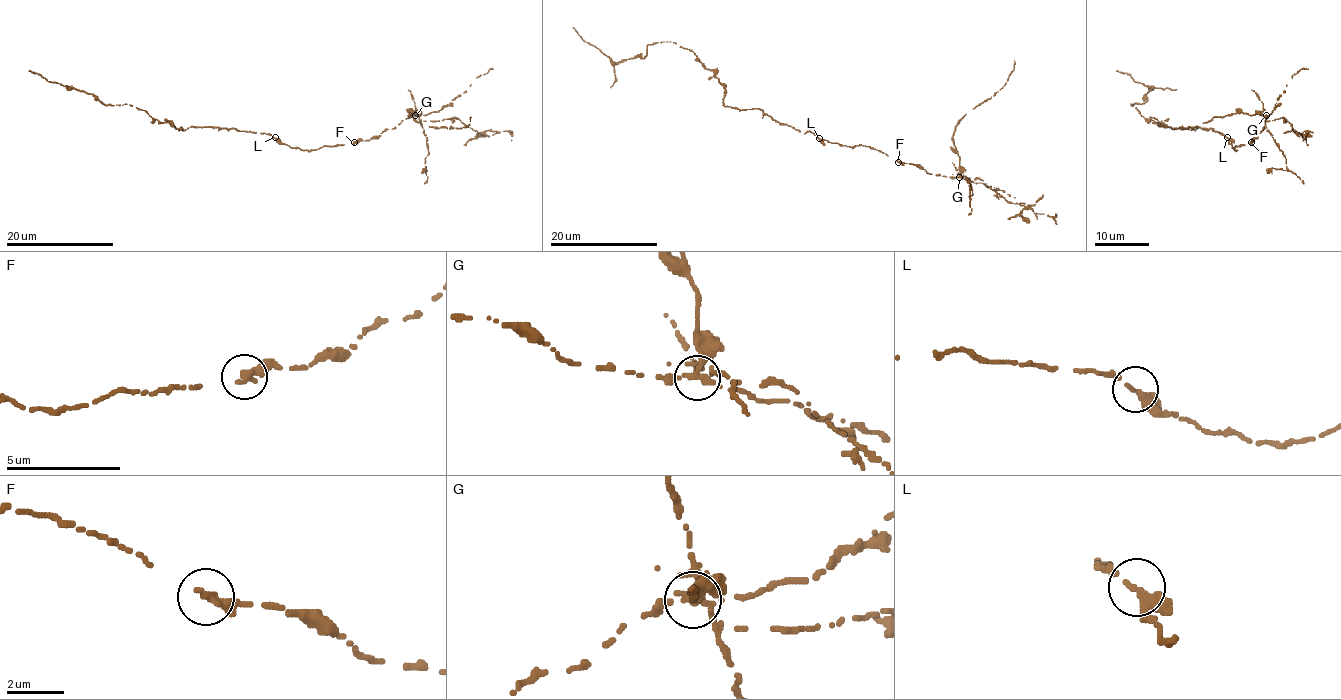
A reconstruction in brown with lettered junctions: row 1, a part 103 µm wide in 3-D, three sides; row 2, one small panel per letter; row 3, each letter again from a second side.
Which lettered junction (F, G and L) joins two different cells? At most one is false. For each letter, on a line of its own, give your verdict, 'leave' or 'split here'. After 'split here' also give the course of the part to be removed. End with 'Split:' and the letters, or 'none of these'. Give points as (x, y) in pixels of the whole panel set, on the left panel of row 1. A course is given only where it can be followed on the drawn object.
F: leave
G: split here | (415, 116), (414, 112), (408, 116), (428, 127), (450, 128), (466, 127), (470, 117)
L: leave
Split: G

